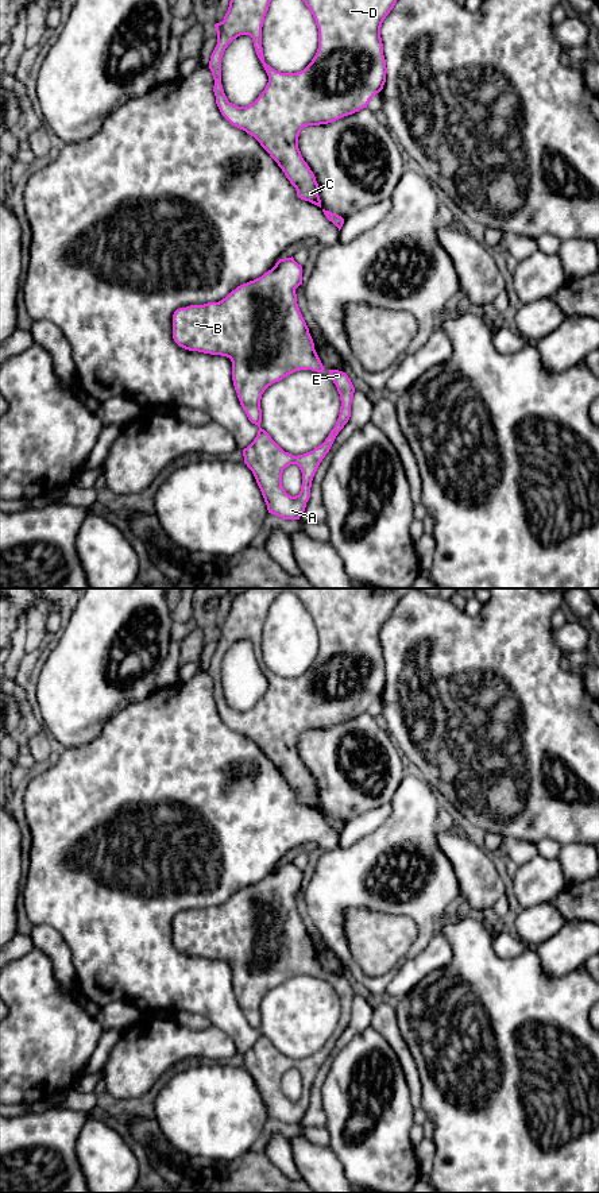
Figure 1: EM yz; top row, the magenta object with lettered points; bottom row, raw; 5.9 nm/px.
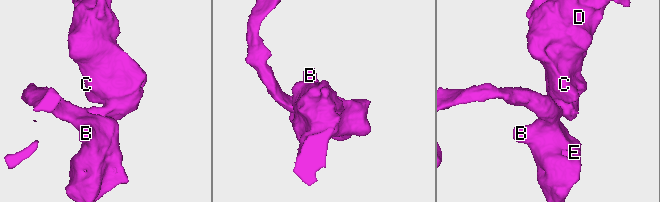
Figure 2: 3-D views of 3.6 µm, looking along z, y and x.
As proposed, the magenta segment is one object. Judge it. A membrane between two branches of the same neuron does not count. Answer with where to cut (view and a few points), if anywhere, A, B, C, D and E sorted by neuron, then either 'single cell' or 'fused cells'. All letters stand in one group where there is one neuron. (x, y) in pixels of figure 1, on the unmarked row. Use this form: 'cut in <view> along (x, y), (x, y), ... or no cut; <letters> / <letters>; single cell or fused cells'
no cut; A B C D E; single cell

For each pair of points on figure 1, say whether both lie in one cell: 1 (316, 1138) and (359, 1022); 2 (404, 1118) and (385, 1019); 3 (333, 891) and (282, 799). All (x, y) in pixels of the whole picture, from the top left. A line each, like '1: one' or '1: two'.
1: two
2: two
3: two

